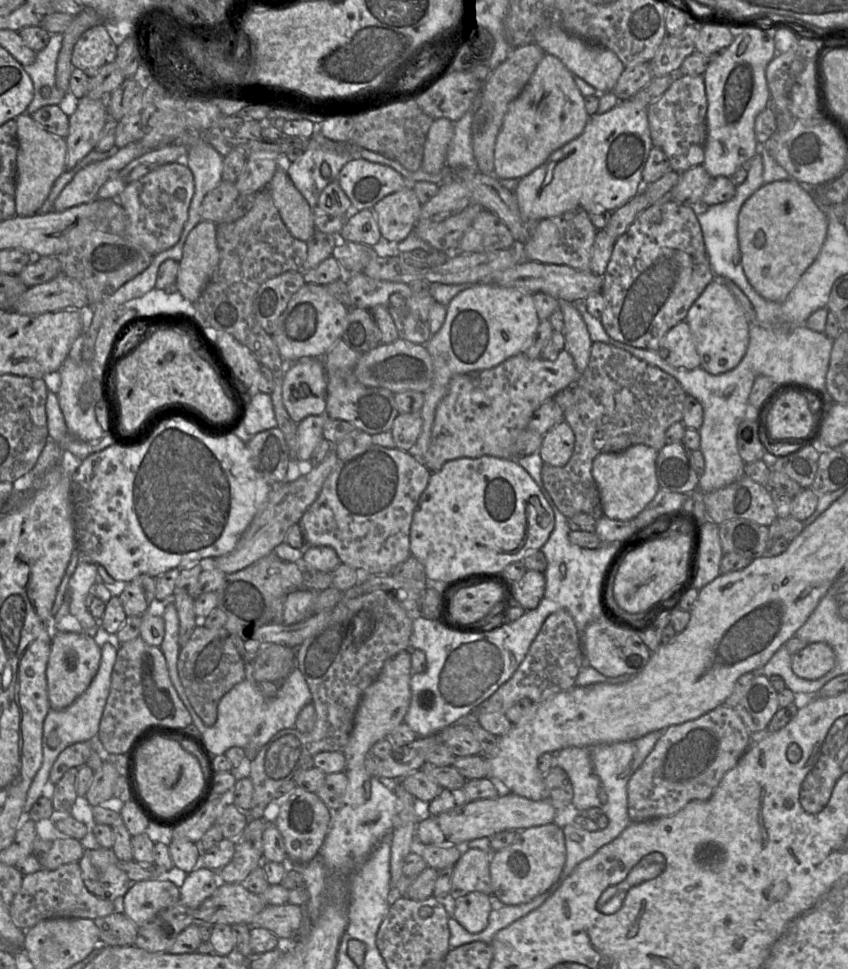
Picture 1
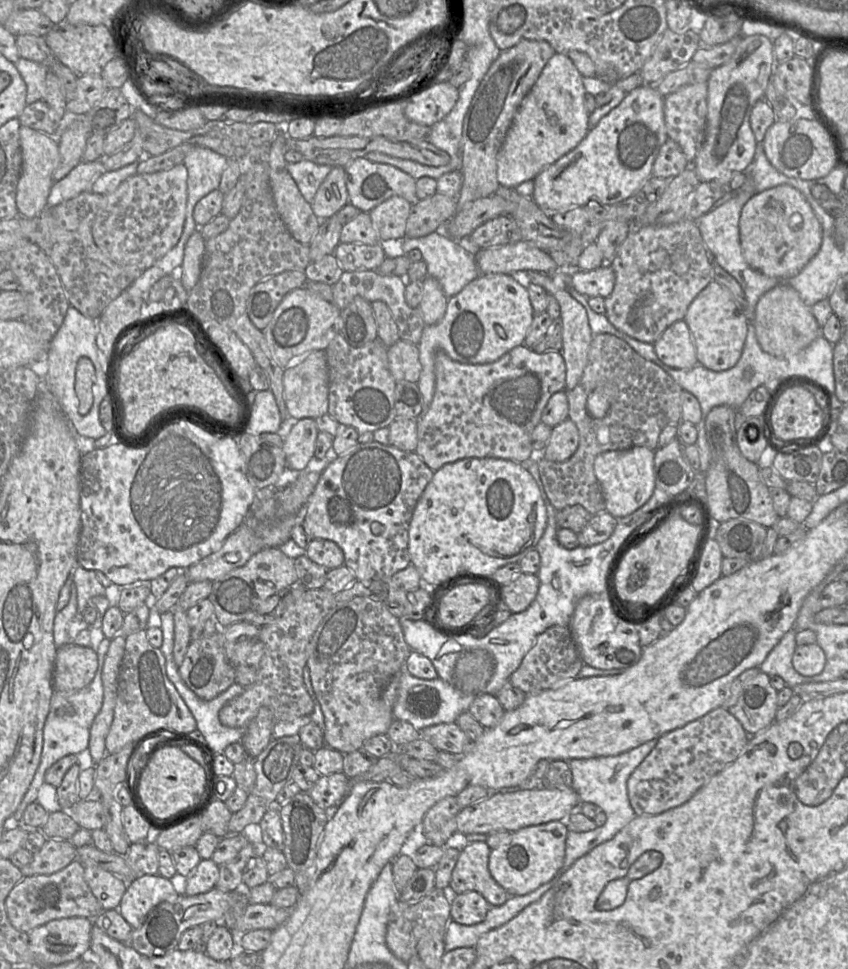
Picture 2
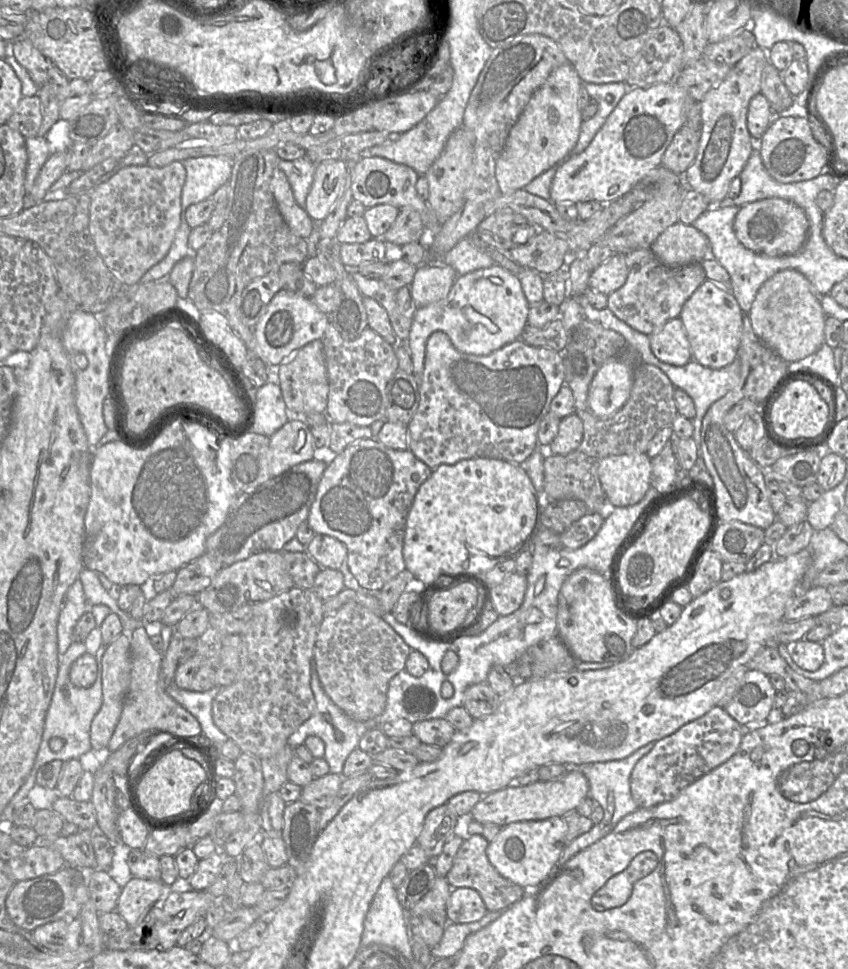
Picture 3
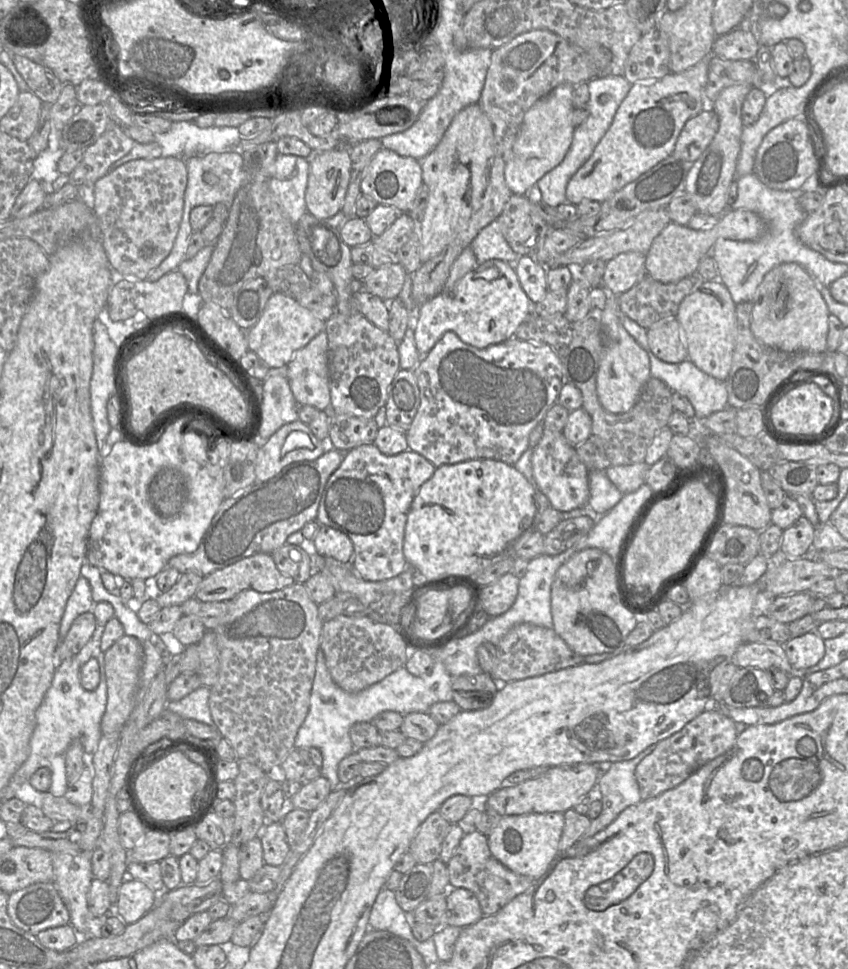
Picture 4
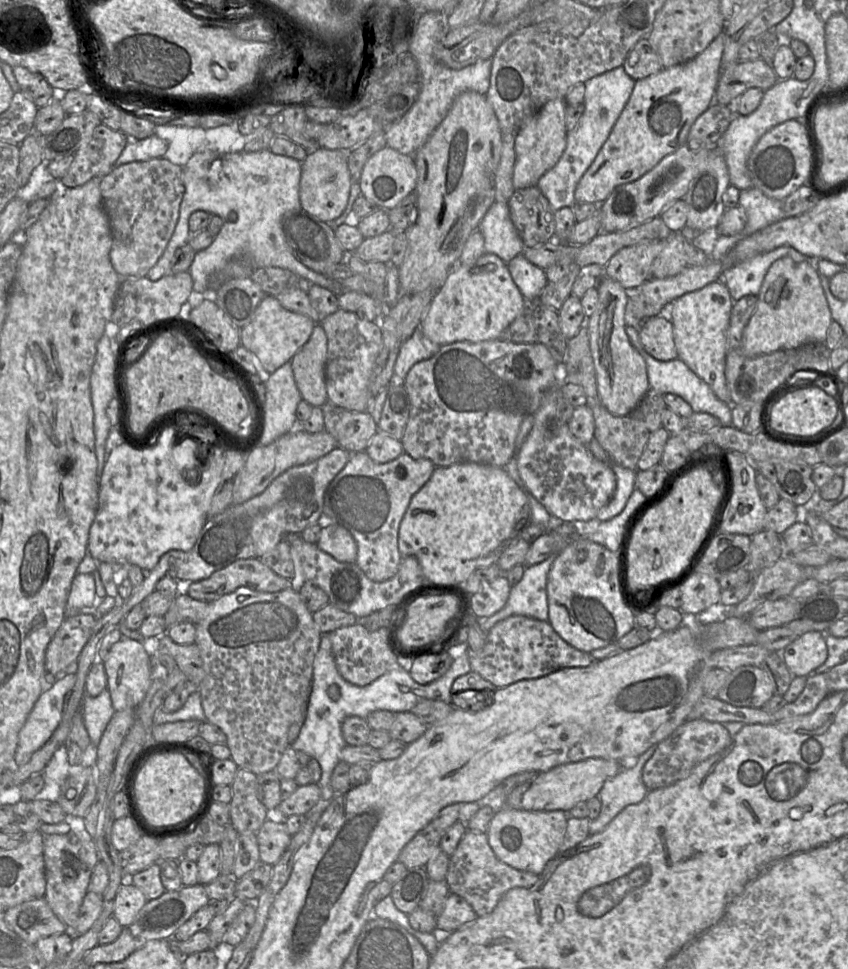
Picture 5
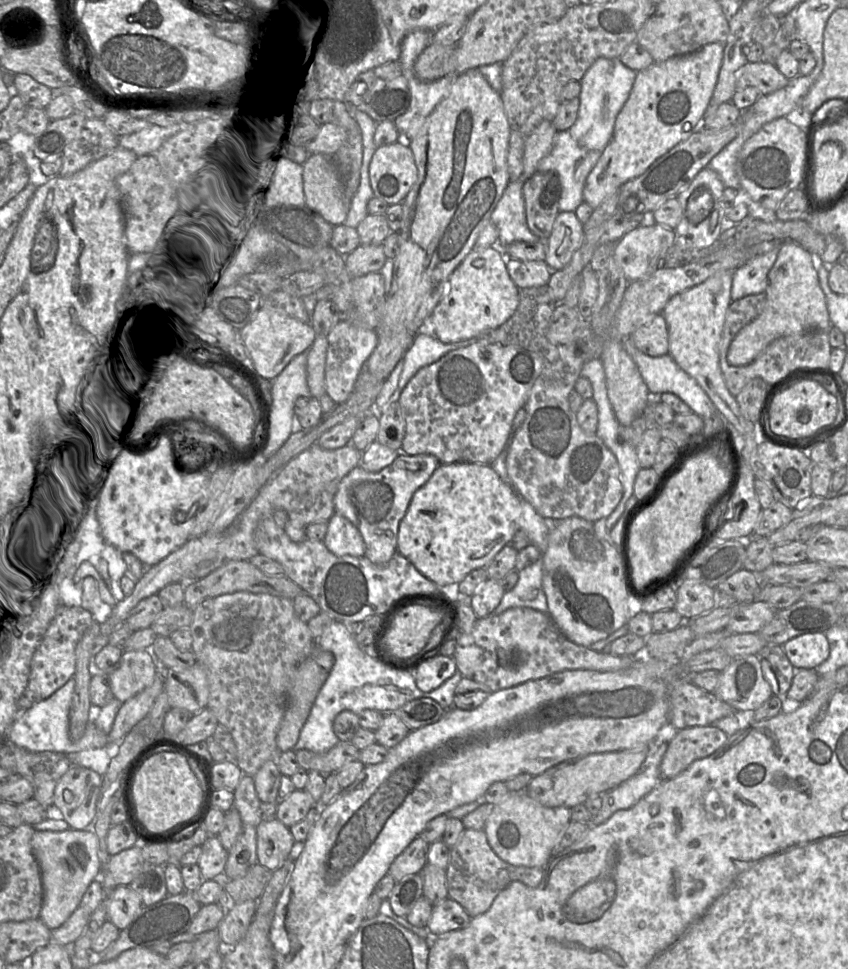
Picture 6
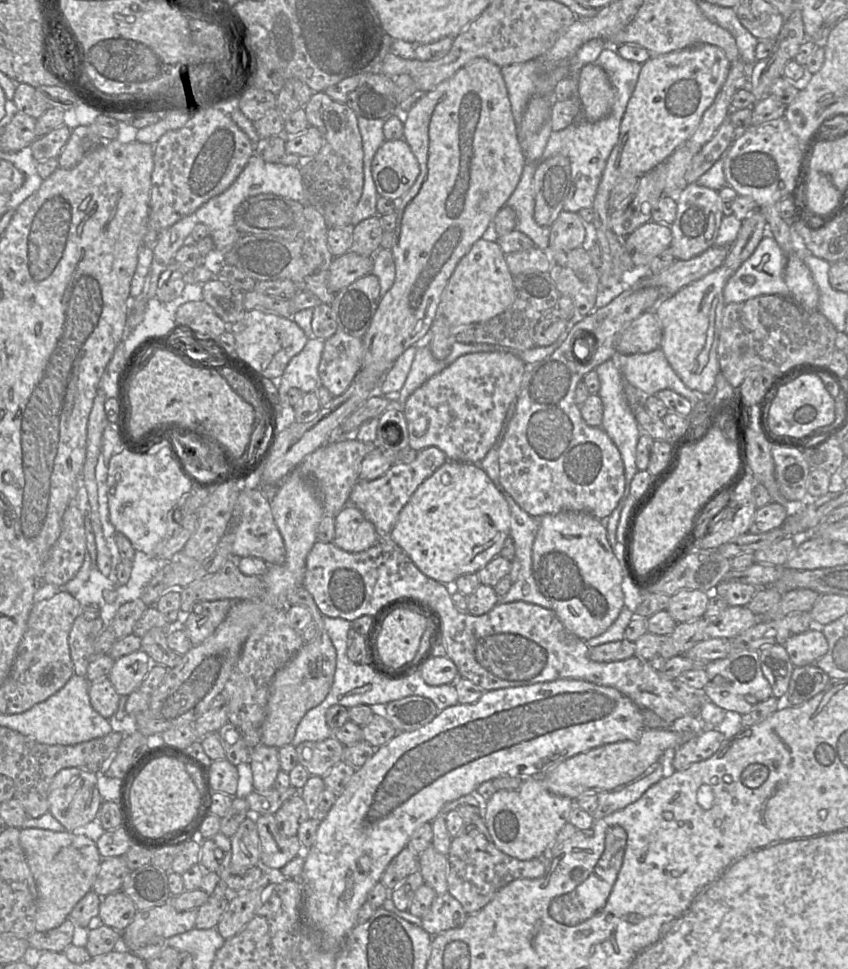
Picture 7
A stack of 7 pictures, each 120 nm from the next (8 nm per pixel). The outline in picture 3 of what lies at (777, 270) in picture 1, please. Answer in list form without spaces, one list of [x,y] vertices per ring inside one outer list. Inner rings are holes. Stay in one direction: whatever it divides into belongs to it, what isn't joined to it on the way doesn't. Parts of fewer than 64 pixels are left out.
[[[767,198],[742,206],[733,225],[735,234],[744,247],[769,257],[799,252],[808,238],[809,226],[804,210],[781,198]]]

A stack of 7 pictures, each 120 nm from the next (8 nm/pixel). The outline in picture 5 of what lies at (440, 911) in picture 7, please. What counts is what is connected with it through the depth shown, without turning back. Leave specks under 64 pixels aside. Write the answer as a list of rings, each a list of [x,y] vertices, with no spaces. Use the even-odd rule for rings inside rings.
[[[450,893],[436,918],[436,930],[442,940],[445,935],[472,923],[477,917],[472,906],[463,897]]]

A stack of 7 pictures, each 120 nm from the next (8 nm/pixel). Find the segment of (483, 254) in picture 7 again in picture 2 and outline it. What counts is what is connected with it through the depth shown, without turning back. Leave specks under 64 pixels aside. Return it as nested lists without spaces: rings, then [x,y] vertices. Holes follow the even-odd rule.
[[[480,275],[448,299],[441,321],[425,325],[417,344],[422,366],[417,381],[423,399],[421,415],[427,412],[434,396],[437,350],[443,350],[451,359],[463,364],[487,364],[524,343],[535,315],[526,288],[527,284],[516,275]]]

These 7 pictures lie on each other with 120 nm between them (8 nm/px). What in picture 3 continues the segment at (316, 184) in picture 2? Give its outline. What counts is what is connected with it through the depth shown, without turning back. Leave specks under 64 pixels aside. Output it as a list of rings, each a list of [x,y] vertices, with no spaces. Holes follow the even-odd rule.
[[[304,156],[292,161],[280,159],[278,167],[286,175],[297,204],[305,209],[306,198],[313,183],[316,165]]]

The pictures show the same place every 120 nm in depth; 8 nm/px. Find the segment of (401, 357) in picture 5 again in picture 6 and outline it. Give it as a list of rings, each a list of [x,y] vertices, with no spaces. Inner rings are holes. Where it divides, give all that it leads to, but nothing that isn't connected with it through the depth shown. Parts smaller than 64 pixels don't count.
[[[423,324],[420,327],[413,342],[403,355],[404,367],[399,377],[398,386],[390,397],[390,402],[399,401],[403,388],[419,369],[436,362],[446,353],[471,342],[459,341],[443,343],[434,335],[430,327],[425,329],[425,325],[427,324]]]

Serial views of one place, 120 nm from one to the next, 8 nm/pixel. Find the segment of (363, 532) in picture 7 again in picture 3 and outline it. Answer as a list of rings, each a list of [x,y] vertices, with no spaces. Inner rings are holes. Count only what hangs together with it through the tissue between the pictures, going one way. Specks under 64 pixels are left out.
[[[315,533],[306,546],[306,552],[322,569],[342,570],[346,566],[347,547],[332,536]]]

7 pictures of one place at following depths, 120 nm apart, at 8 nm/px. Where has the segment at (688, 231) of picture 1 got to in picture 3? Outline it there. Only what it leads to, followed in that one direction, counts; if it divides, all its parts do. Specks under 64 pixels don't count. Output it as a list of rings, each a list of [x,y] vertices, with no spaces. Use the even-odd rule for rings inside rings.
[[[638,249],[625,255],[628,276],[625,284],[607,296],[607,308],[634,330],[652,335],[668,321],[679,318],[683,305],[707,280],[701,263],[678,268],[663,265],[651,249]]]

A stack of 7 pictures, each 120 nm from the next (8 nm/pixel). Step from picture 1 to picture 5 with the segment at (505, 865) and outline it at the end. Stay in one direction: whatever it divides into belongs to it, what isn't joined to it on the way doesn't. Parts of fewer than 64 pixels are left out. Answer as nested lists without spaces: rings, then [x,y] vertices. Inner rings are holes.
[[[502,803],[497,806],[486,834],[491,849],[500,861],[518,870],[540,875],[561,852],[567,821],[568,813],[565,811],[526,811],[509,808]]]

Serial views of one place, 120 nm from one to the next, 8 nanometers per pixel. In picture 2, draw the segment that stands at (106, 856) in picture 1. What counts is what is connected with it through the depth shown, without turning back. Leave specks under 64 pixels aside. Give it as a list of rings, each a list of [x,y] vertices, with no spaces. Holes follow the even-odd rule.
[[[84,866],[84,878],[103,910],[118,909],[128,881],[97,866]]]

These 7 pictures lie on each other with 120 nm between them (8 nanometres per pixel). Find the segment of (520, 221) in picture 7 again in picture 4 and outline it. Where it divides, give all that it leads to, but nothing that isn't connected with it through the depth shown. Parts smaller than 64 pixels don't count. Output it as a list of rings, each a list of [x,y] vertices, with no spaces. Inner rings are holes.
[[[497,220],[484,227],[473,239],[470,247],[476,256],[477,264],[494,259],[514,264],[518,258],[505,240]]]

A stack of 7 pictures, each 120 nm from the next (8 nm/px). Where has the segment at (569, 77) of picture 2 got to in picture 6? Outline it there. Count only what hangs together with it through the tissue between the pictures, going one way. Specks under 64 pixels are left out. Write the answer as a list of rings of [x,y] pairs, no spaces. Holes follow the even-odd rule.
[[[544,120],[526,138],[522,179],[527,180],[537,172],[539,161],[547,156],[553,148],[556,132],[552,121]]]

